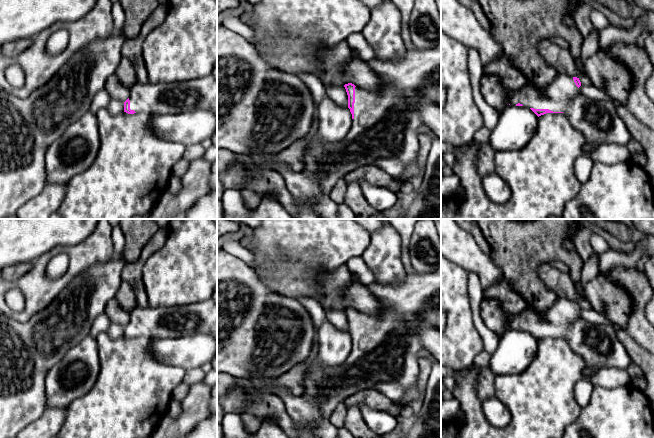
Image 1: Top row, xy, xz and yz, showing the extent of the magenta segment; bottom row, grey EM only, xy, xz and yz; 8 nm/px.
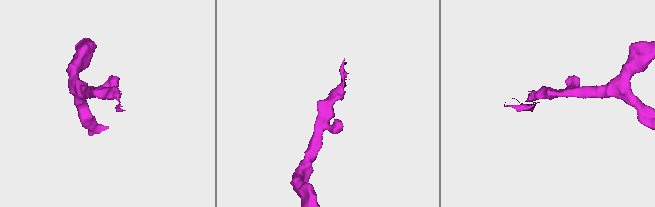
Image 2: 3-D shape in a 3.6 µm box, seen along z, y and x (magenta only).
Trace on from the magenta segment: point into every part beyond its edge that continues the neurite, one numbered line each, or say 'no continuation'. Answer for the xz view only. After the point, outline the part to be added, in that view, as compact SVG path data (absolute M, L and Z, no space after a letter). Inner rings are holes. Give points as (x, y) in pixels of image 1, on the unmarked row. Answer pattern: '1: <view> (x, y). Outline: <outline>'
1: xz (384, 357). Outline: M441 269L430 273L414 270L410 273L406 272L405 280L401 283L393 285L372 283L367 287L380 303L380 313L374 315L355 311L354 343L348 357L338 366L324 368L318 356L309 366L304 380L302 395L327 418L341 402L348 401L364 389L373 389L382 393L401 408L410 406L411 403L404 399L404 394L413 384L419 382L418 353L425 349L418 335L417 326L424 323L436 327L441 332Z

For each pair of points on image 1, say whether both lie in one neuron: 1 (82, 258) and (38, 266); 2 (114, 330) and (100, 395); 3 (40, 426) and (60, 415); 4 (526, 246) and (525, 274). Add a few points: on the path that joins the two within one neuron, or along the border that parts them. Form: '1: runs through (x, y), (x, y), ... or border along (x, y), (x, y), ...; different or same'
1: runs through (71, 251), (56, 250), (49, 255); same
2: border along (106, 332), (112, 338), (119, 338), (123, 334); different
3: runs through (45, 426), (55, 418); same
4: runs through (525, 253), (525, 267); same

